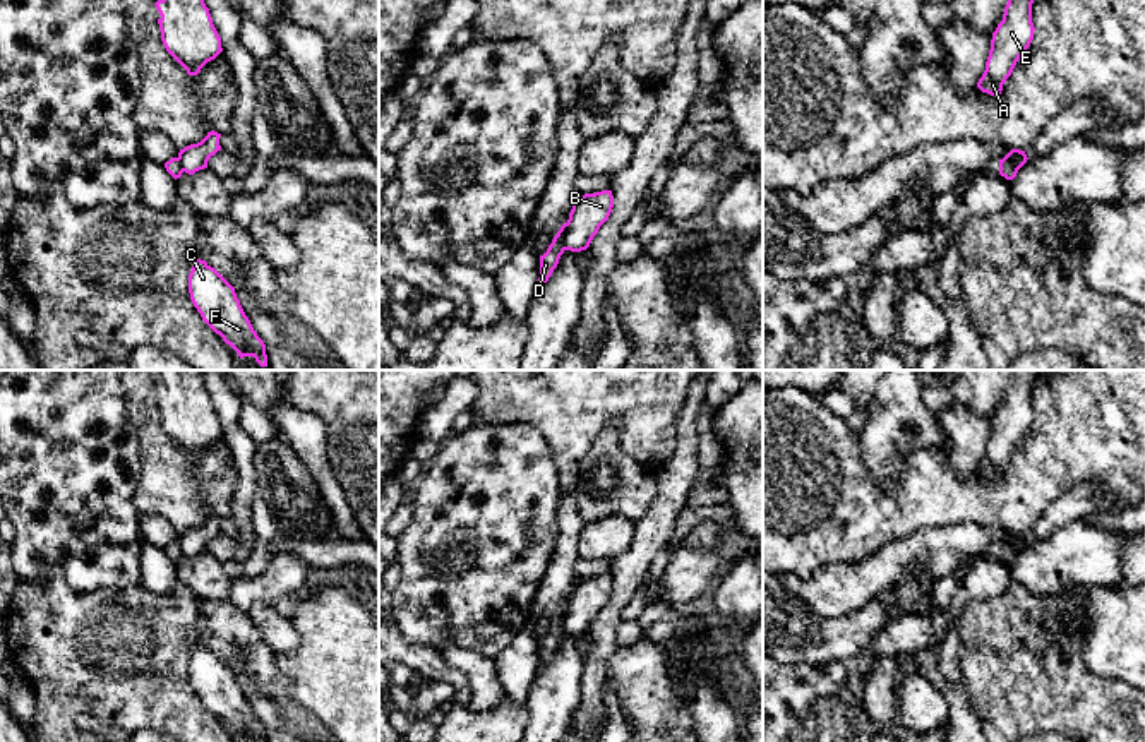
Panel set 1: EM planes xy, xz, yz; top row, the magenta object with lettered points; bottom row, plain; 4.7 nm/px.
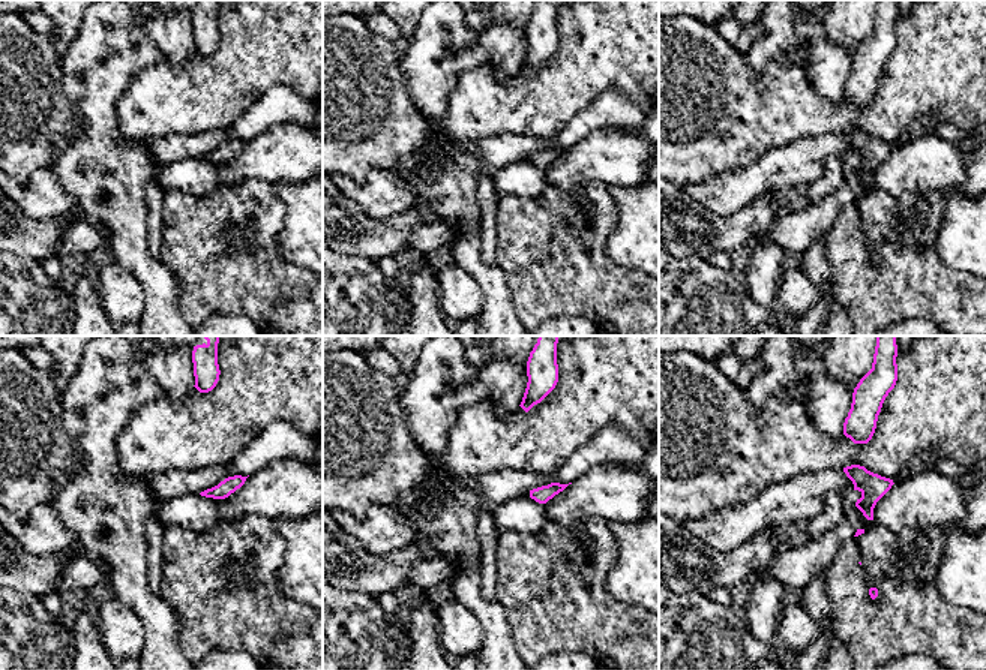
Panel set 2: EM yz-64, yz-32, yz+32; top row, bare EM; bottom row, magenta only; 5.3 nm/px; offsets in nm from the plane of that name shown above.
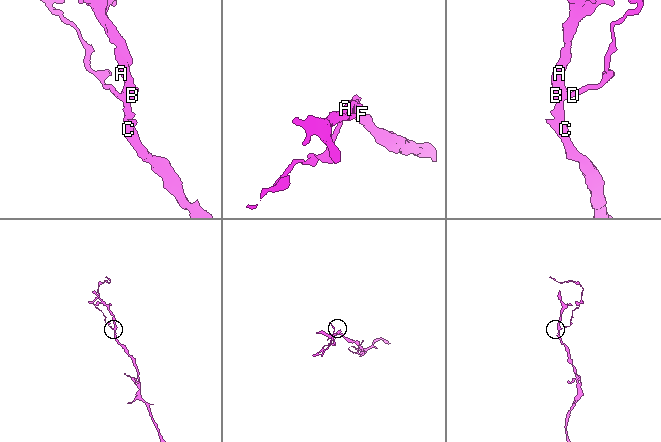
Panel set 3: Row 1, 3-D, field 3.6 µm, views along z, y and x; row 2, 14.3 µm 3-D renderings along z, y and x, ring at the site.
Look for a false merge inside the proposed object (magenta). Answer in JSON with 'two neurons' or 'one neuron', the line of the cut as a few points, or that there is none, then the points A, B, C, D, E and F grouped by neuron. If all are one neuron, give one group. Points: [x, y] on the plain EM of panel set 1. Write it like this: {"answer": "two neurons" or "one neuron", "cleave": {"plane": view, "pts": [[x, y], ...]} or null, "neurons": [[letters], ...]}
{"answer": "two neurons", "cleave": {"plane": "xz", "pts": [[566, 607], [563, 633]]}, "neurons": [["A", "B", "C", "E", "F"], ["D"]]}

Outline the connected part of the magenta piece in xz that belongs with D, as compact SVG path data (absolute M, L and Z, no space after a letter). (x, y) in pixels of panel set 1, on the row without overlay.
M566 607L561 610L557 619L554 620L547 636L540 639L540 661L537 667L537 675L540 675L543 668L549 665L549 661L552 660L554 653L559 648L561 639L564 637L564 615L566 615Z

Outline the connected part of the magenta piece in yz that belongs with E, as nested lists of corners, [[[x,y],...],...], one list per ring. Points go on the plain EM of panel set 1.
[[[1013,370],[1003,404],[992,416],[986,454],[977,466],[982,476],[999,480],[1016,446],[1034,423],[1032,387],[1037,370]]]

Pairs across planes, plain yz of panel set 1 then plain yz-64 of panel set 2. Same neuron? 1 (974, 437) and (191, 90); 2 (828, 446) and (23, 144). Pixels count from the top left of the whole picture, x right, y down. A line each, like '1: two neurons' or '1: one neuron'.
1: two neurons
2: one neuron

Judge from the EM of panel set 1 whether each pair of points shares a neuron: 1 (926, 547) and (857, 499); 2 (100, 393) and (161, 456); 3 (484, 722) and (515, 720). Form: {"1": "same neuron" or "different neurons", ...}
{"1": "different neurons", "2": "different neurons", "3": "same neuron"}

